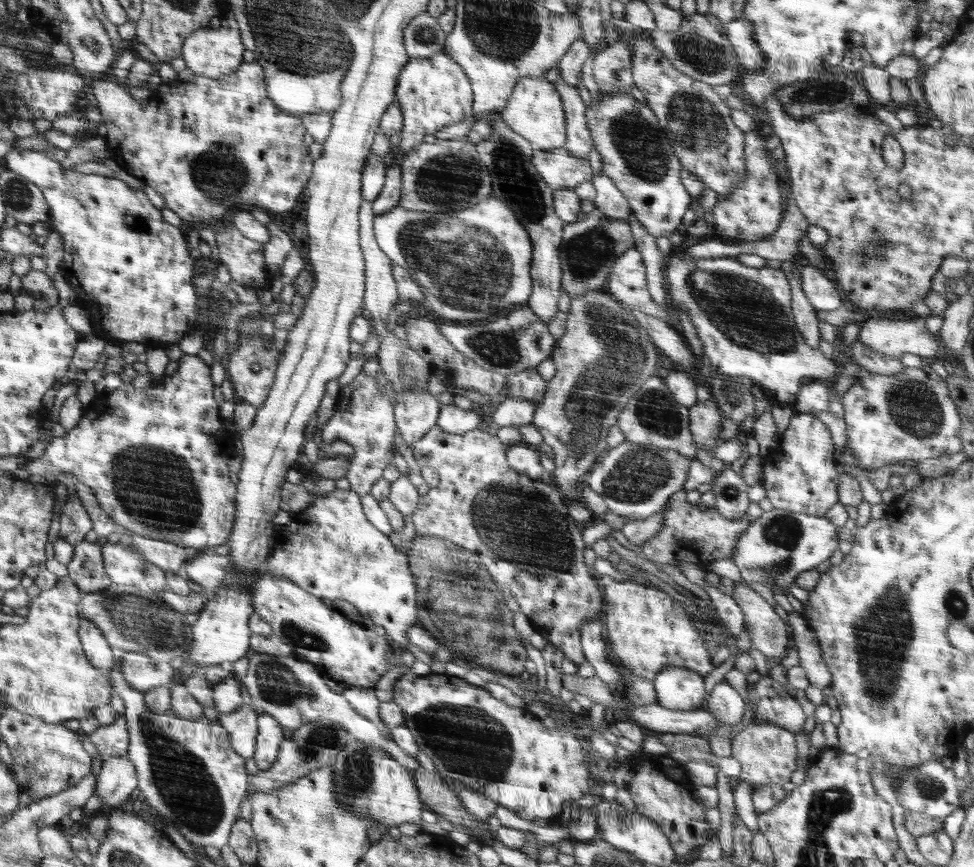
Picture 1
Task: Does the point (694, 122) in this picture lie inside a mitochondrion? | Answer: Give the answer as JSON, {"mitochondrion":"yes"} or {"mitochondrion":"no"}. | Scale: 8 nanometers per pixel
{"mitochondrion":"yes"}

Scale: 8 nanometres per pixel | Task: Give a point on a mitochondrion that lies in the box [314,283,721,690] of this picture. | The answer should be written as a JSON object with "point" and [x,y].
{"point":[621,358]}

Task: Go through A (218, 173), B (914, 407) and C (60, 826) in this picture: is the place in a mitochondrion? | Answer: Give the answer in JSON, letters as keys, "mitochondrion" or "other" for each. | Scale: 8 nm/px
{"A":"mitochondrion","B":"mitochondrion","C":"other"}

